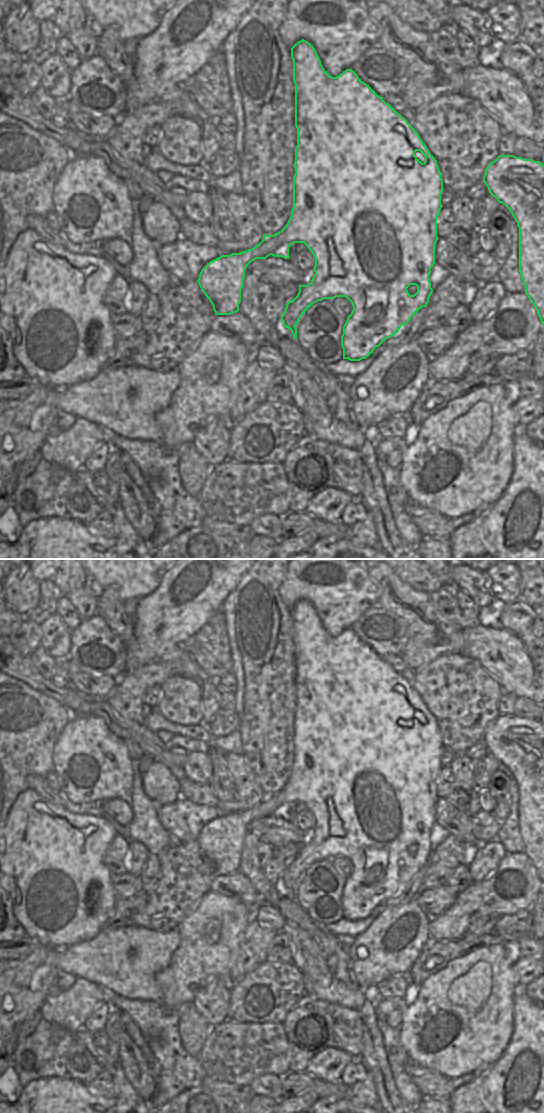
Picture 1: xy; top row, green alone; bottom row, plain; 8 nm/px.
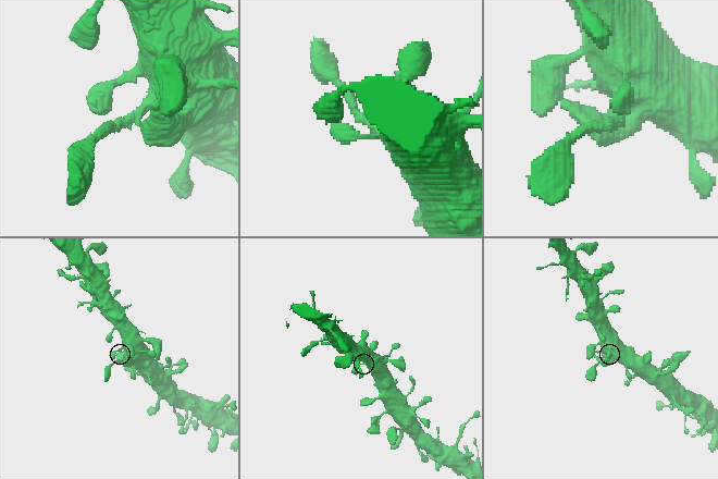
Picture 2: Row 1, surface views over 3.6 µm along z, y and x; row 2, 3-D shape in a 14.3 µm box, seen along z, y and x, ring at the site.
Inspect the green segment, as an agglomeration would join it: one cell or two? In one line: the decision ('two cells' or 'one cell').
one cell

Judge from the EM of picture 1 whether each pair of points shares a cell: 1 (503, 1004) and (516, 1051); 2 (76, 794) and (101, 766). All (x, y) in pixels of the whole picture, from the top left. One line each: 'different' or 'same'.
1: different
2: same

